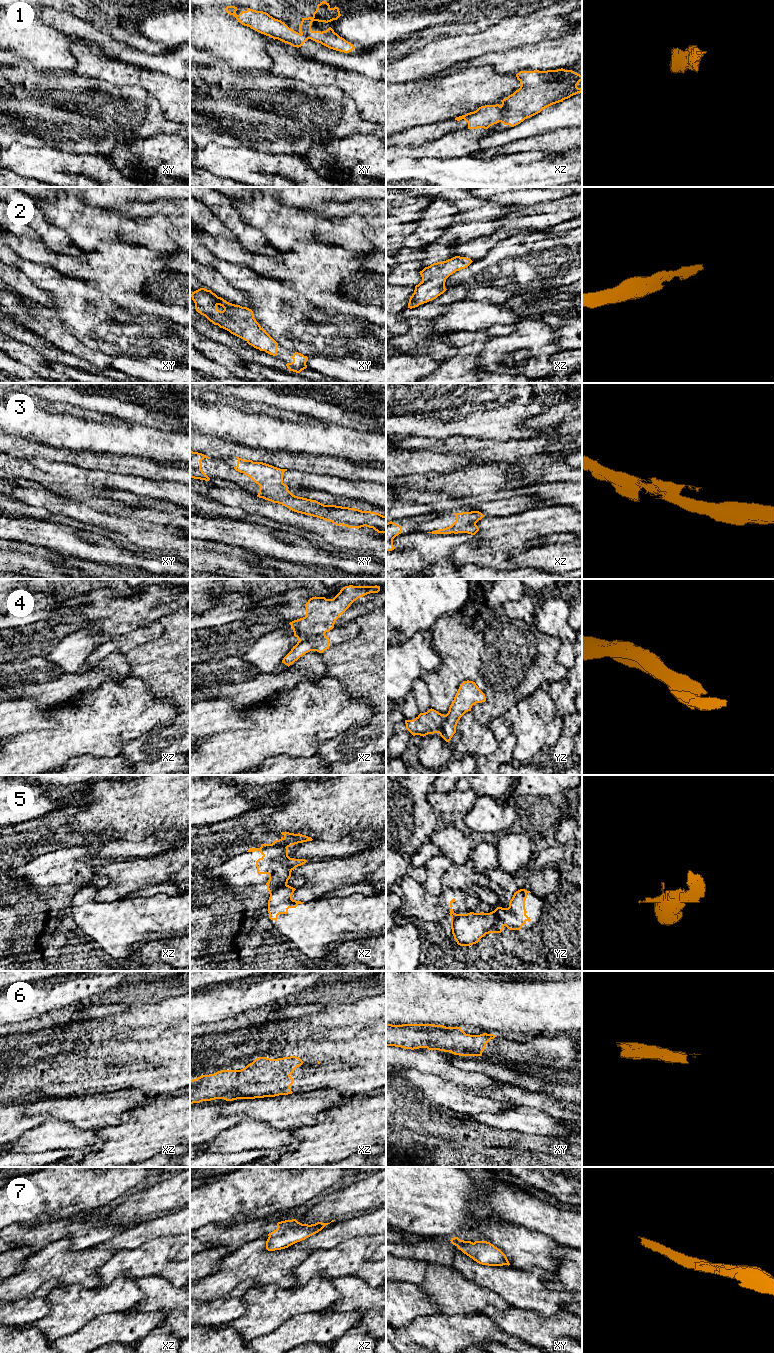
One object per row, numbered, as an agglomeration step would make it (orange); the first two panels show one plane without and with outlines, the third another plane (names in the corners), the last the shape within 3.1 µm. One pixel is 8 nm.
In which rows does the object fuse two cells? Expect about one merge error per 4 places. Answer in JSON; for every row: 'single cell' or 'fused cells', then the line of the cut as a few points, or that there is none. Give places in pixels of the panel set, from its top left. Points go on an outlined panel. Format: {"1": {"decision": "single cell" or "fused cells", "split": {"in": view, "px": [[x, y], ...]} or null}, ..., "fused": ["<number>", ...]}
{"1": {"decision": "fused cells", "split": {"in": "xz", "px": [[501, 106], [501, 119], [499, 121]]}}, "2": {"decision": "single cell", "split": null}, "3": {"decision": "single cell", "split": null}, "4": {"decision": "fused cells", "split": {"in": "xz", "px": [[324, 633], [299, 640]]}}, "5": {"decision": "fused cells", "split": {"in": "xz", "px": [[286, 884], [278, 887], [270, 895]]}}, "6": {"decision": "single cell", "split": null}, "7": {"decision": "single cell", "split": null}, "fused": ["1", "4", "5"]}

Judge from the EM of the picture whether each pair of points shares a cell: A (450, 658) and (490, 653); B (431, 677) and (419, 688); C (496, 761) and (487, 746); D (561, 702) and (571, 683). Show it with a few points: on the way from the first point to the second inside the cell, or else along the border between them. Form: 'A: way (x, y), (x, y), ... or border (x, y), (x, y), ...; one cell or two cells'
A: way (460, 658), (464, 656), (480, 656); one cell
B: border (420, 677), (427, 685), (431, 697), (431, 705); two cells
C: border (499, 742), (498, 746), (486, 756); two cells
D: way (563, 697), (563, 692), (567, 688); one cell

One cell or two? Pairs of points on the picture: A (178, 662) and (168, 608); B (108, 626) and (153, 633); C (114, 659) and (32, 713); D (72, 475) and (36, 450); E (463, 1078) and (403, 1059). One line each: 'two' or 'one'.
A: two
B: two
C: two
D: two
E: one

